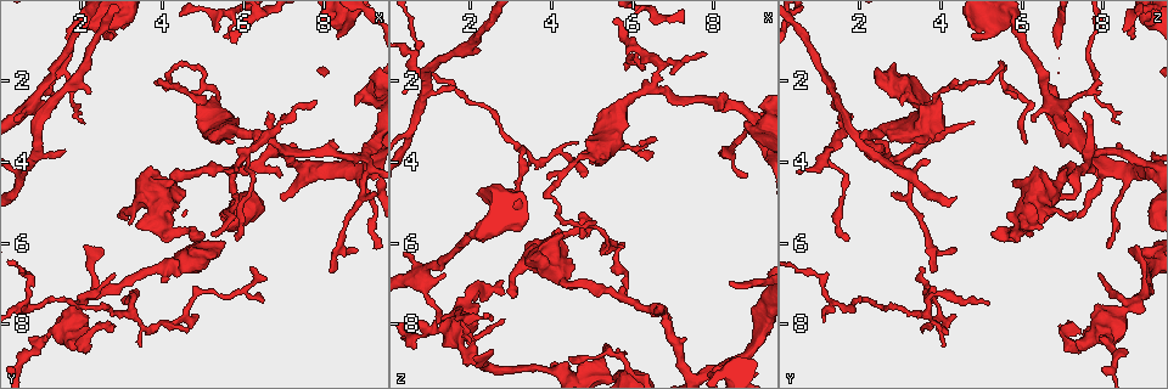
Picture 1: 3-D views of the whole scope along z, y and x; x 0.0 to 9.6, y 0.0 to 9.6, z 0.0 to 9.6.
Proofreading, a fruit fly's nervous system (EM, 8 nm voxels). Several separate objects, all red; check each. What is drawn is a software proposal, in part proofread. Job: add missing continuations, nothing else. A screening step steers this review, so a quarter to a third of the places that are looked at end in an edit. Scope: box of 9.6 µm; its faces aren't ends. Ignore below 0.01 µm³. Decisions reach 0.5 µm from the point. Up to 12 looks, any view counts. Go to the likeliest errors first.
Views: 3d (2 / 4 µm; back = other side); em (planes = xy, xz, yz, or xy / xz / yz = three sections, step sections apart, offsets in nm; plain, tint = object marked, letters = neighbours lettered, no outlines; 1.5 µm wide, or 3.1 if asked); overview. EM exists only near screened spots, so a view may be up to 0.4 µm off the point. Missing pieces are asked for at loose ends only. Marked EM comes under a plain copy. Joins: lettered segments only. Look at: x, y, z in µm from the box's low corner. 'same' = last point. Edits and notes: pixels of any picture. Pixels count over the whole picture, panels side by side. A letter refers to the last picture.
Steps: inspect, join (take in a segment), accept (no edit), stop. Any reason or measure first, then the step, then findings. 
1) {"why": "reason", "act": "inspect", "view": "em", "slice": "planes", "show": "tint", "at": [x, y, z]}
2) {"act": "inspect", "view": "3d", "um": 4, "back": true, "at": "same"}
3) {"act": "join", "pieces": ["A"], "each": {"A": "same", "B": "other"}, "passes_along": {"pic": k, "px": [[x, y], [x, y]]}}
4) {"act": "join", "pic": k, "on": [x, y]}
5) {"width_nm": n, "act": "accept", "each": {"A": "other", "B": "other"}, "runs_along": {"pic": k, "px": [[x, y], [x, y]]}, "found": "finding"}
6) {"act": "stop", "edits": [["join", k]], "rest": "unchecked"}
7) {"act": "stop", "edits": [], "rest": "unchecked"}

{"why": "tapers out", "act": "inspect", "view": "3d", "um": 4, "at": [4.95, 5.90, 5.90]}

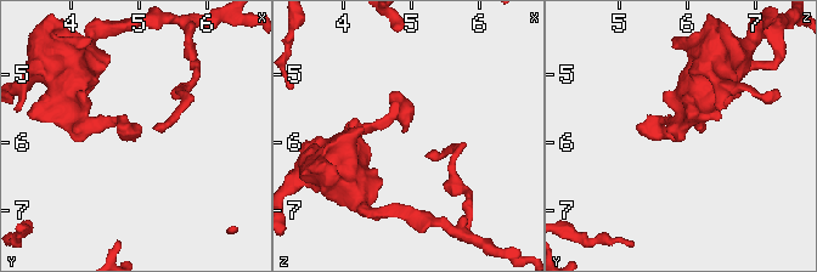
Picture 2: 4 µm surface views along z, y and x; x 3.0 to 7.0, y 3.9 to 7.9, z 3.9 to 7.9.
{"act": "inspect", "view": "em", "slice": "xy", "step": 4, "show": "letters", "at": [4.95, 5.95, 5.85]}

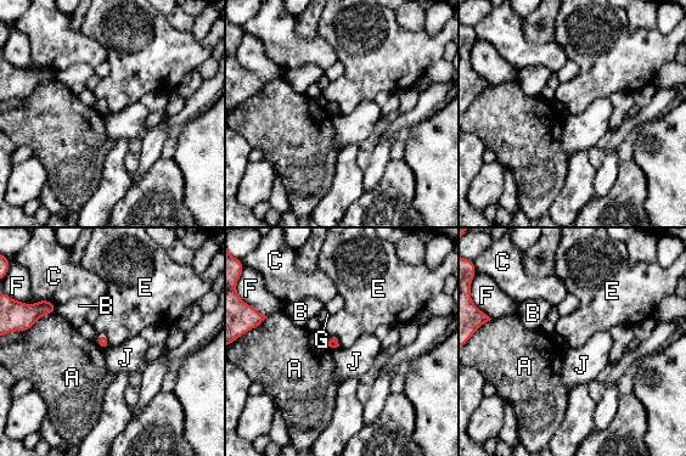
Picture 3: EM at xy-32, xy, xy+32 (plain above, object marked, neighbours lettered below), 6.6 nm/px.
{"why": "cut it another way", "act": "inspect", "view": "em", "slice": "planes", "show": "letters", "at": "same"}

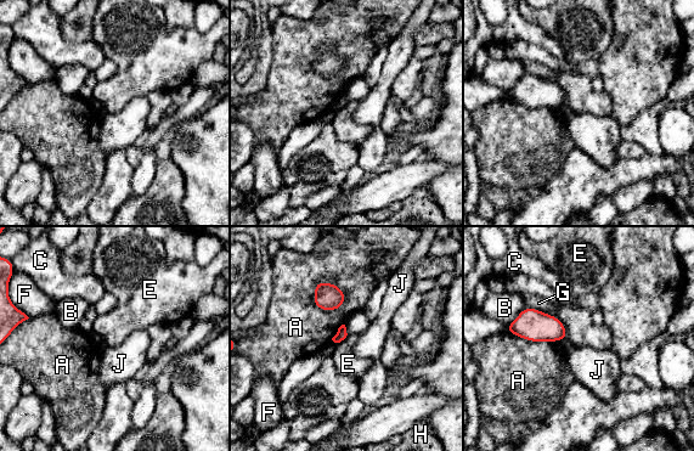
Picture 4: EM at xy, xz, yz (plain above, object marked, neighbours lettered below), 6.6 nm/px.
{"longest_contact_nm": ["A", 240], "act": "accept", "each": {"A": "other", "B": "other", "C": "other", "E": "other", "F": "other", "G": "other", "H": "other", "J": "other"}, "border": {"pic": 4, "px": [[554, 315], [563, 325], [568, 338]]}, "found": "none of them fits"}

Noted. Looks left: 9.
{"act": "inspect", "view": "3d", "um": 4, "at": [6.65, 2.70, 7.50]}

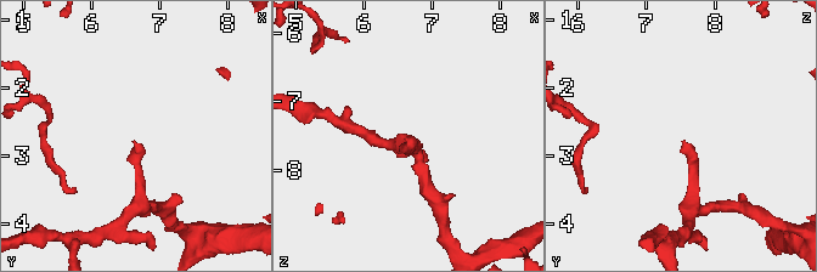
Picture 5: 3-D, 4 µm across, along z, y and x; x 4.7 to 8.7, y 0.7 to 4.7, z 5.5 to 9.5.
{"act": "inspect", "view": "em", "slice": "planes", "show": "letters", "at": [6.60, 2.80, 7.55]}

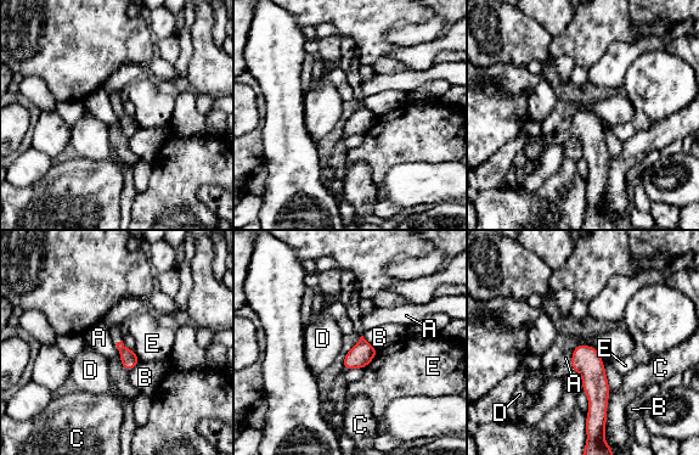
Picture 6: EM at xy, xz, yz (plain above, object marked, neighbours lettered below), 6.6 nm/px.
{"longest_contact_nm": ["C", 260], "act": "accept", "each": {"A": "other", "B": "other", "C": "other", "D": "other", "E": "other"}, "border": {"pic": 6, "px": [[114, 344], [120, 359]]}, "found": "no lettered segment goes on from it"}

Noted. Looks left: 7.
{"why": "tapers out", "act": "inspect", "view": "em", "slice": "planes", "show": "tint", "at": [4.65, 8.15, 3.55]}

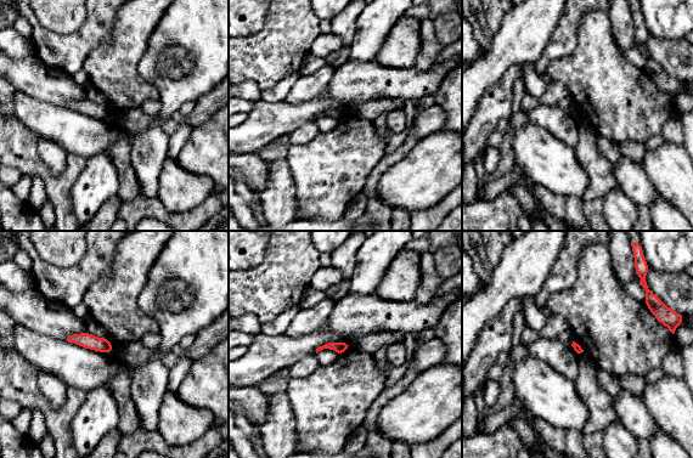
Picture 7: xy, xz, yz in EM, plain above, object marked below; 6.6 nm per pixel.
{"act": "inspect", "view": "em", "slice": "planes", "show": "letters", "at": "same"}

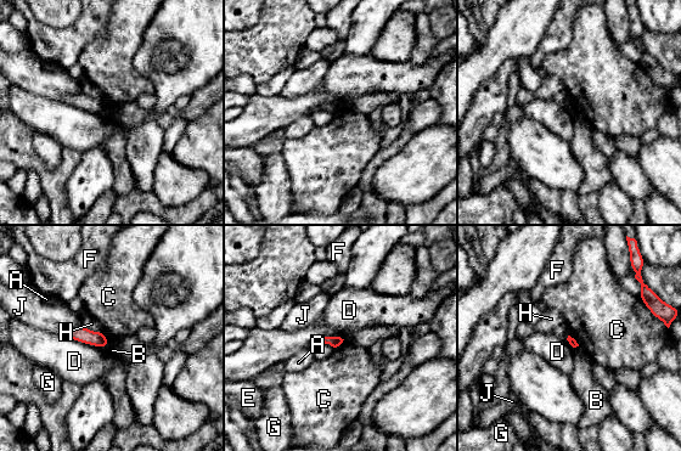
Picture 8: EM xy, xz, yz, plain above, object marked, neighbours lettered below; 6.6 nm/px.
{"act": "accept", "each": {"A": "other", "B": "other", "C": "other", "D": "other", "E": "other", "F": "other", "G": "other", "H": "other", "J": "other"}, "border": {"pic": 8, "px": [[639, 298], [654, 317]]}, "found": "no lettered segment goes on from it"}

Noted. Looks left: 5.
{"why": "thin end", "act": "inspect", "view": "3d", "um": 2, "at": [2.85, 6.75, 7.95]}

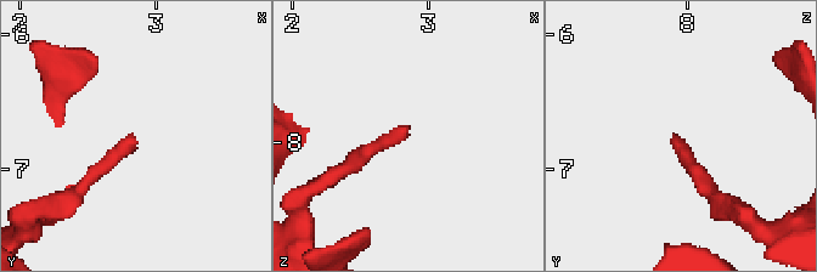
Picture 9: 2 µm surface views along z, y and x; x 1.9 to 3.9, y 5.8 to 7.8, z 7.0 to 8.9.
{"act": "inspect", "view": "em", "slice": "planes", "show": "letters", "at": [2.86, 6.80, 7.92]}

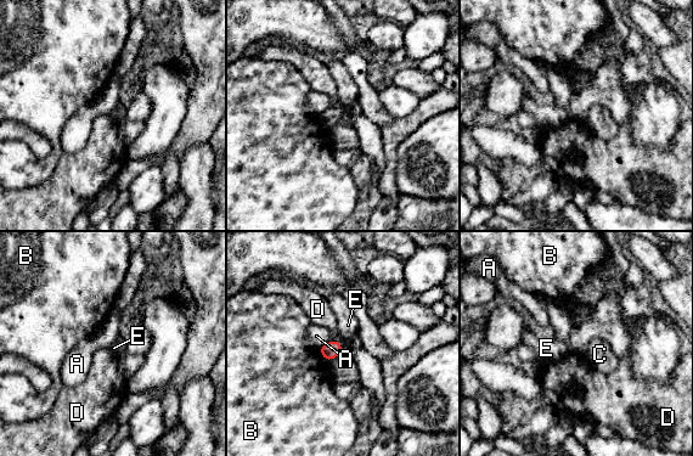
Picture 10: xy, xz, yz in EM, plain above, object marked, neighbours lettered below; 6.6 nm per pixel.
{"width_nm": 120, "longest_contact_nm": ["B", 120], "act": "accept", "each": {"A": "other", "B": "other", "C": "other", "D": "other", "E": "other"}, "found": "no lettered segment goes on from it"}

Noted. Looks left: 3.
{"act": "inspect", "view": "em", "slice": "planes", "show": "letters", "at": [5.75, 3.45, 6.15]}

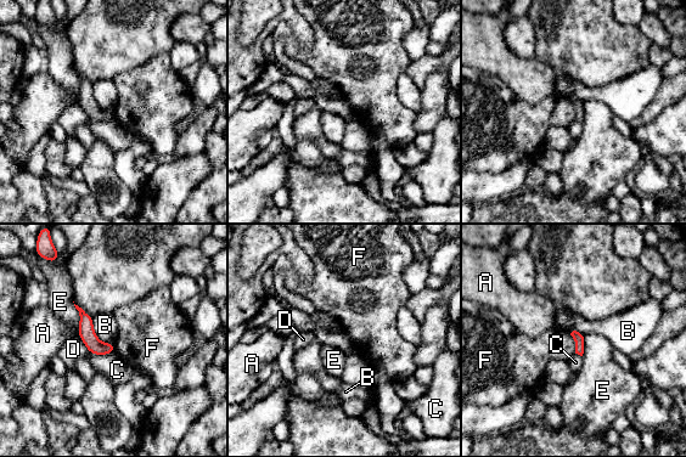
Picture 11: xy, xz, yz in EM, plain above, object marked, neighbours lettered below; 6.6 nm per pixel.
{"width_nm": 70, "act": "accept", "each": {"A": "other", "B": "other", "C": "other", "D": "other", "E": "other", "F": "other"}, "found": "no lettered segment goes on from it"}

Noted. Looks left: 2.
{"act": "stop", "edits": [], "rest": "unchecked"}

